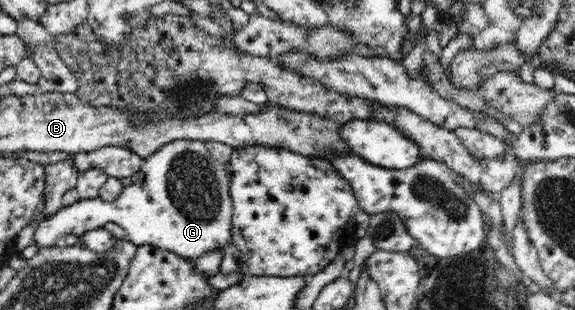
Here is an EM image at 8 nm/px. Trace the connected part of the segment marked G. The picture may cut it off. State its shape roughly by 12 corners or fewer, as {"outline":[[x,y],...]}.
{"outline":[[198,140],[144,159],[114,201],[41,220],[41,247],[105,222],[195,262],[232,240],[226,165]]}

